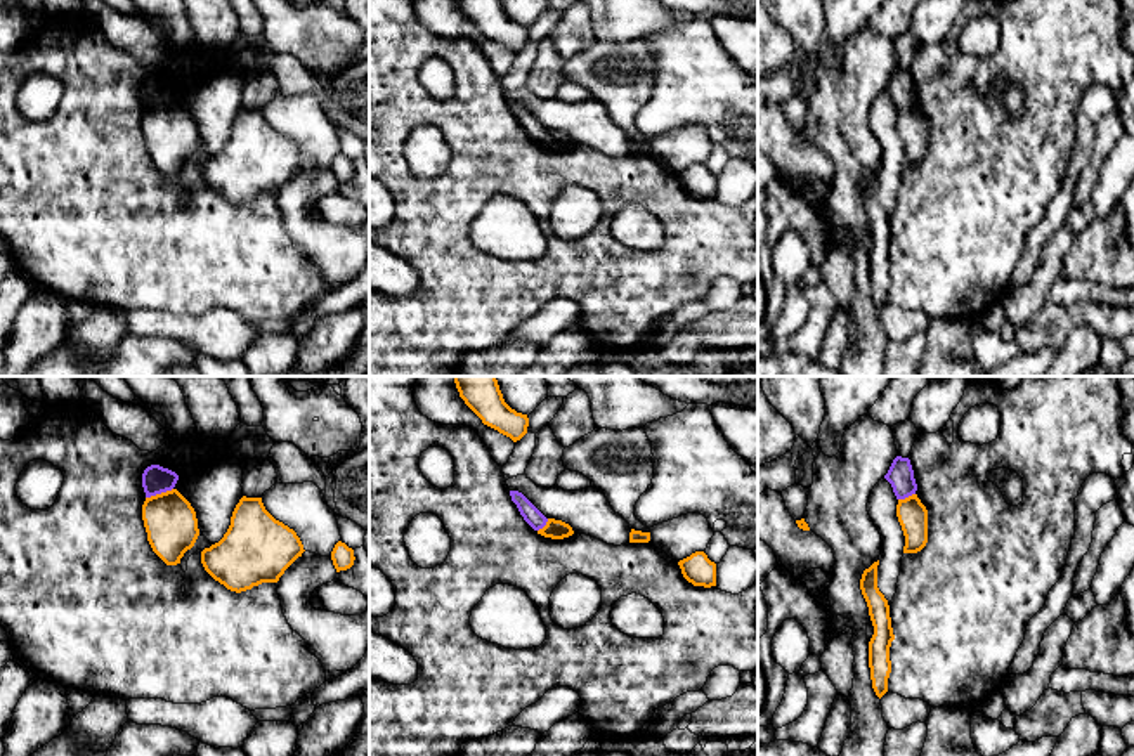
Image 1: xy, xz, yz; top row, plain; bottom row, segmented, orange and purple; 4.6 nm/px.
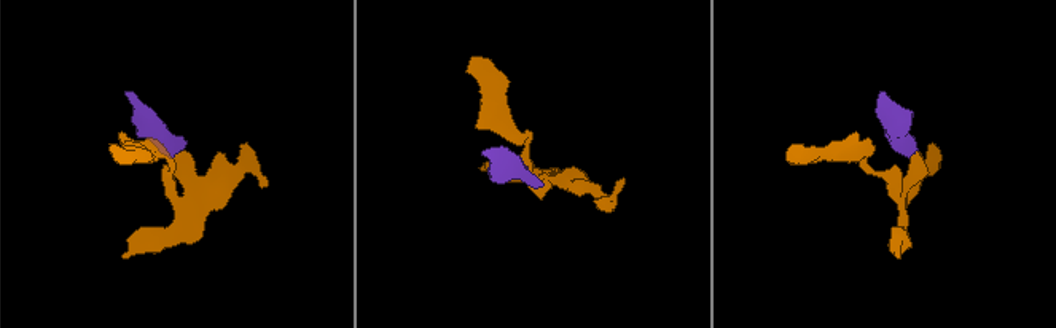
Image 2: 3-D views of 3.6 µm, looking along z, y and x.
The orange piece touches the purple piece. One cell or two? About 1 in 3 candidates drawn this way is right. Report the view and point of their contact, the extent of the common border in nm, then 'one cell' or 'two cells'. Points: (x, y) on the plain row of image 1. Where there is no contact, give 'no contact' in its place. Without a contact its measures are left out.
xy (158, 106) | 140 nm | one cell

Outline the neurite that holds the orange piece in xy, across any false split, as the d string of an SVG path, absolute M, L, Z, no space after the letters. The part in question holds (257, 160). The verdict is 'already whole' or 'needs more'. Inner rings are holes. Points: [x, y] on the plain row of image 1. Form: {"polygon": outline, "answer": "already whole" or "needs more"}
{"polygon": "M243 108L224 149L201 163L201 175L215 192L241 205L277 194L303 163L297 144L276 132L262 109Z", "answer": "already whole"}

